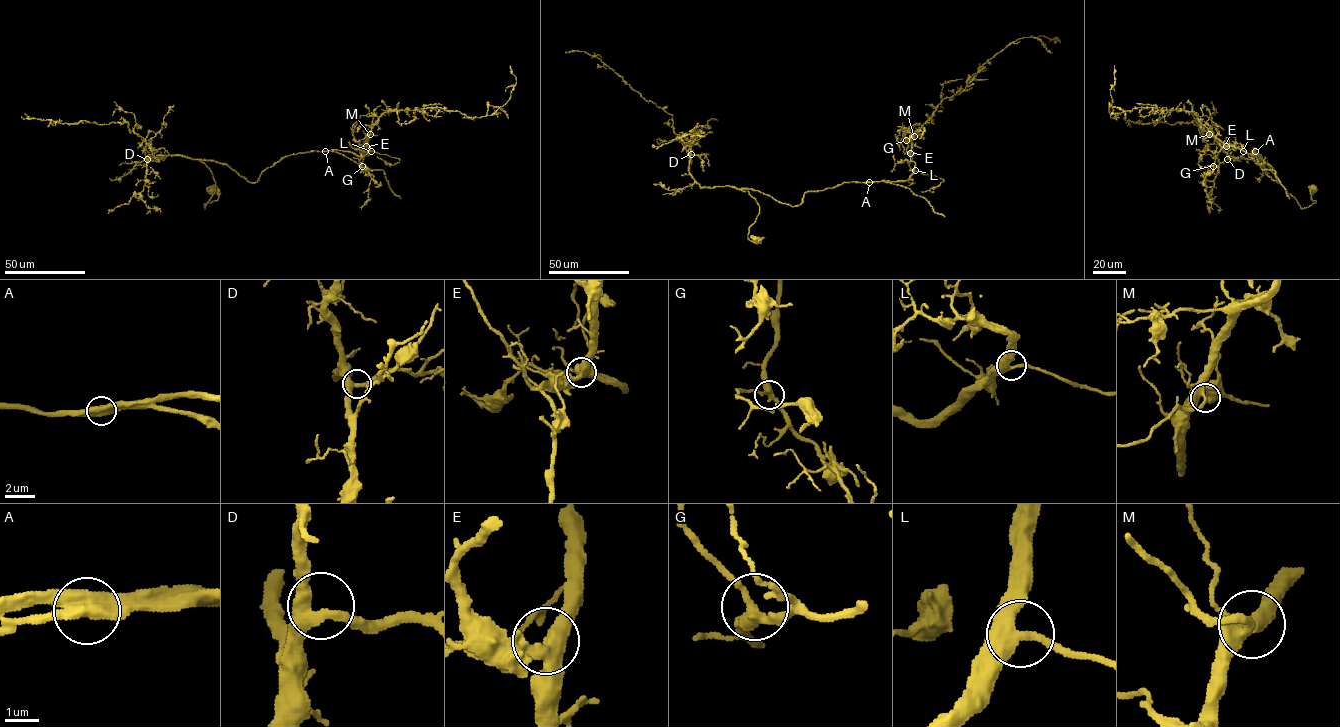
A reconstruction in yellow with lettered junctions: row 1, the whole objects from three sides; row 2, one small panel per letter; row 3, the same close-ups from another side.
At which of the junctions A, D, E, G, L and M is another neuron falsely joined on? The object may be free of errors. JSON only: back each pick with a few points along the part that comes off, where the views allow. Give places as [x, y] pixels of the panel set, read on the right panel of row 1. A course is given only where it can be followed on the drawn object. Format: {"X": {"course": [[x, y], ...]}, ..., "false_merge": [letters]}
{"A": {"course": [[1255, 151], [1260, 167], [1275, 172], [1289, 198]]}, "false_merge": ["A"]}

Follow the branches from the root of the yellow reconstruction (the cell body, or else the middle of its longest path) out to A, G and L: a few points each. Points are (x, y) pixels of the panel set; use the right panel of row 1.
A: (1313, 189), (1311, 198), (1316, 202), (1301, 208), (1261, 159), (1274, 170), (1279, 182), (1266, 174), (1255, 151)
G: (1313, 189), (1316, 202), (1301, 208), (1254, 150), (1253, 157), (1225, 146), (1213, 166)
L: (1313, 189), (1316, 202), (1301, 208), (1261, 159), (1279, 182), (1266, 174), (1259, 154), (1243, 151)

